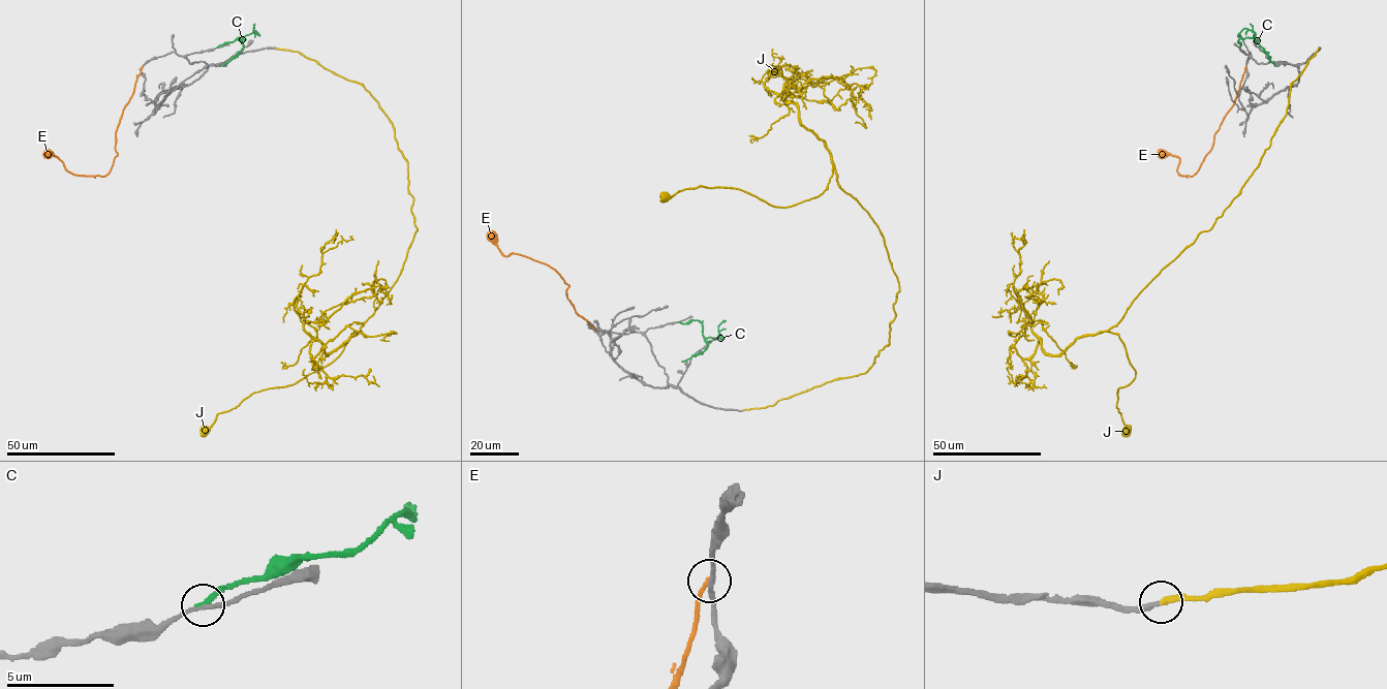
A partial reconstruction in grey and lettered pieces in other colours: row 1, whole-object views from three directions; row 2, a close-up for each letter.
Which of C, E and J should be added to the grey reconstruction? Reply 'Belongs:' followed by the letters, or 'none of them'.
Belongs: J

